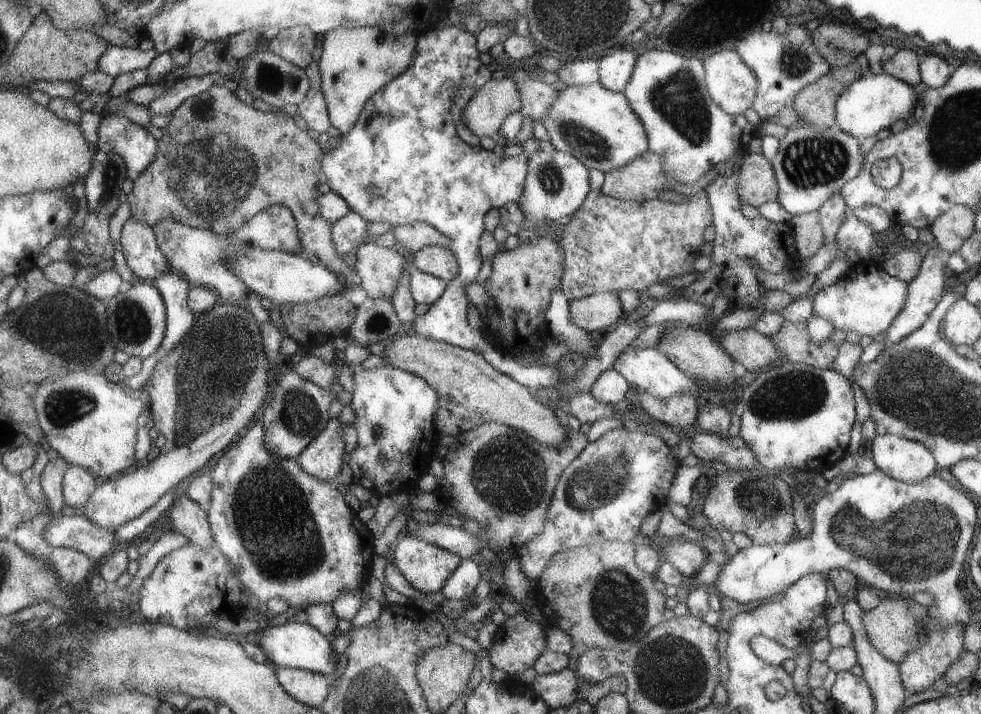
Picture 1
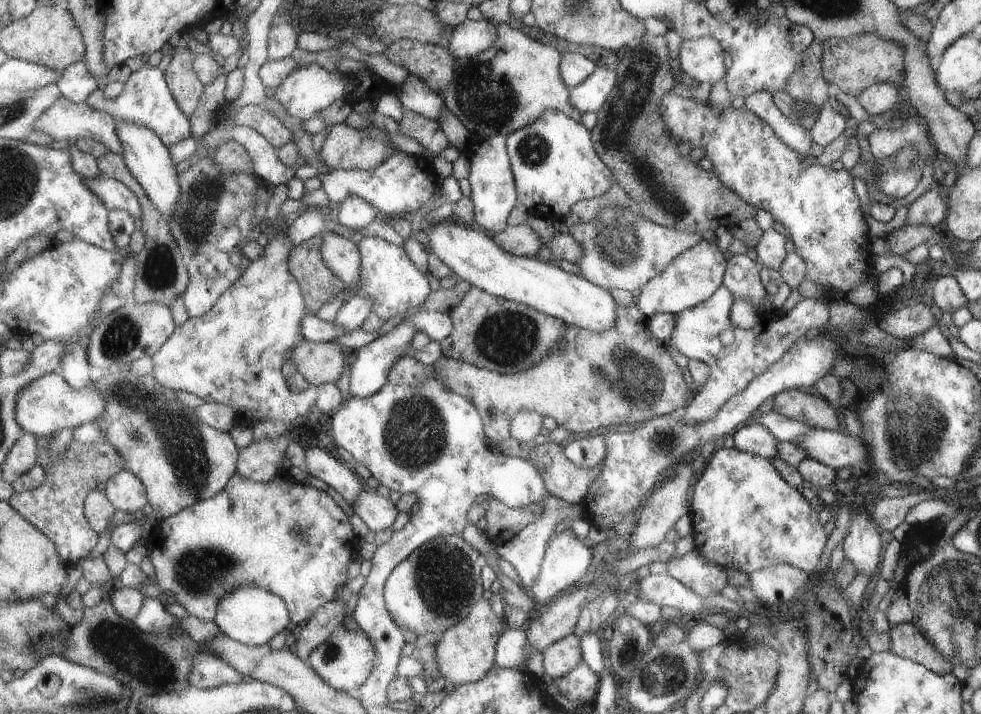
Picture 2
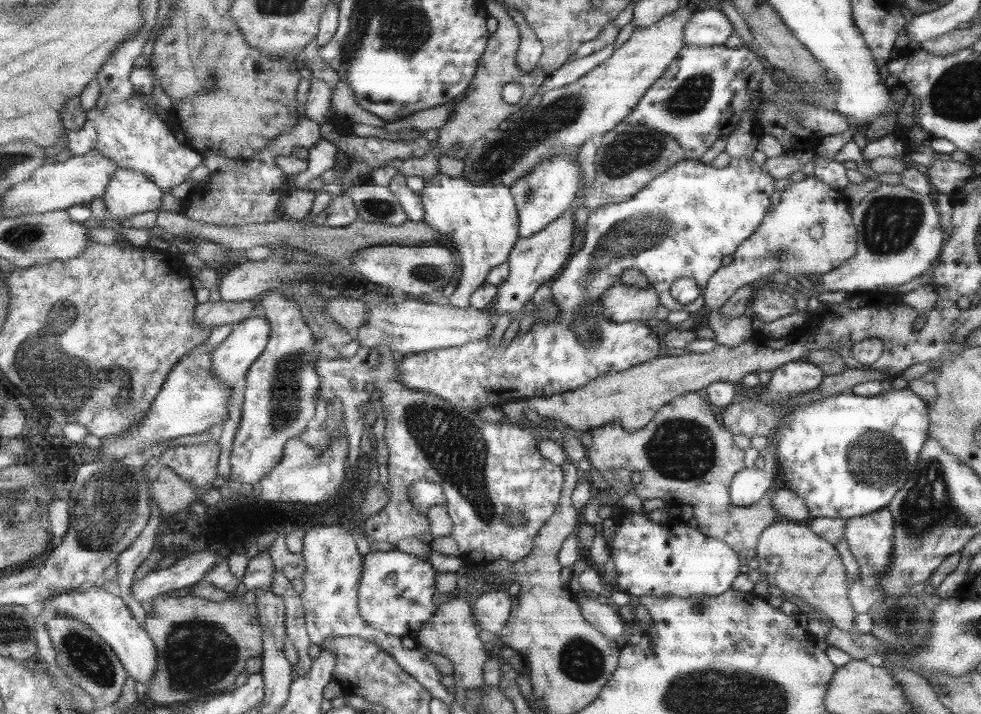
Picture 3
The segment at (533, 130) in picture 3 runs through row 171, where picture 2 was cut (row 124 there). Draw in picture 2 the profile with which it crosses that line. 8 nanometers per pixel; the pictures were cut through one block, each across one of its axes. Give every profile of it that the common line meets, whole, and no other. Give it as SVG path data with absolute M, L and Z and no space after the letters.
M512 23L498 24L495 28L495 42L487 50L473 58L456 58L455 78L444 95L446 107L467 126L470 132L476 133L481 138L491 138L494 134L510 135L511 132L533 123L543 112L549 110L561 112L567 118L579 121L579 112L571 108L571 104L568 103L570 88L561 82L559 76L561 55L552 46L536 42L524 35L519 26L514 26Z

